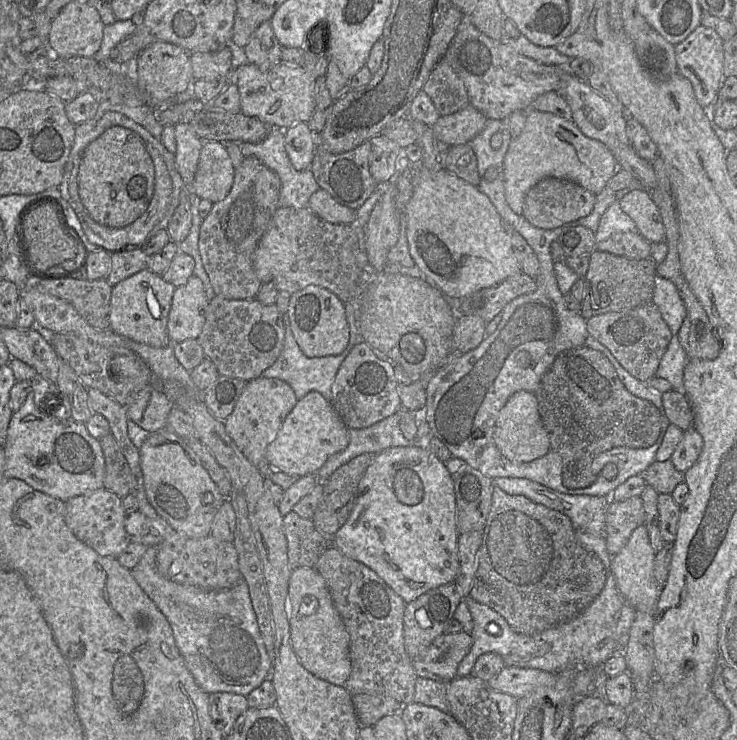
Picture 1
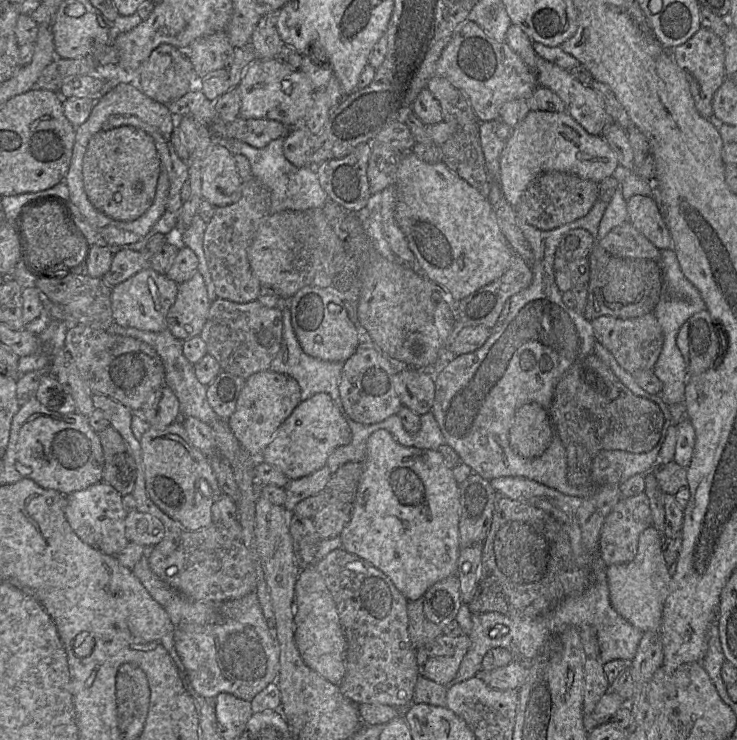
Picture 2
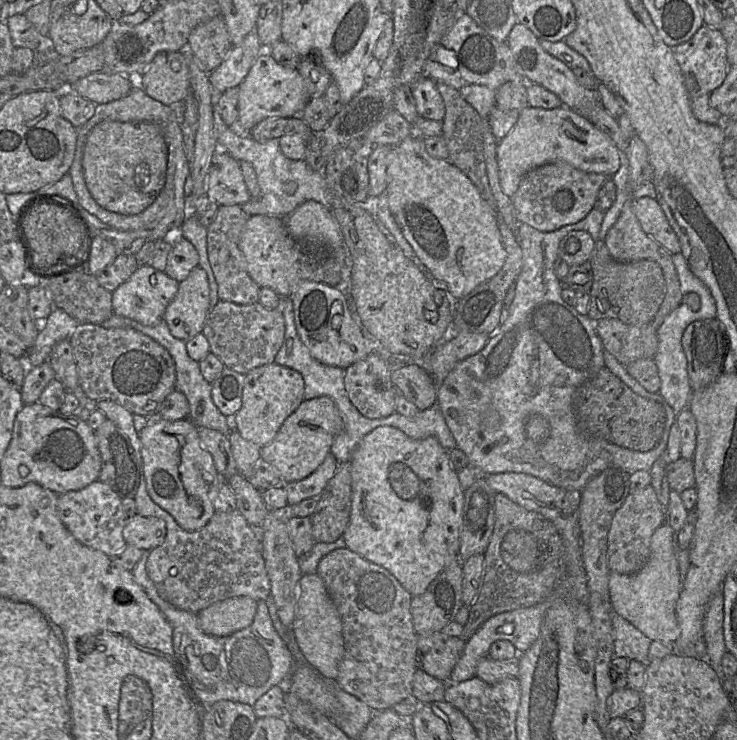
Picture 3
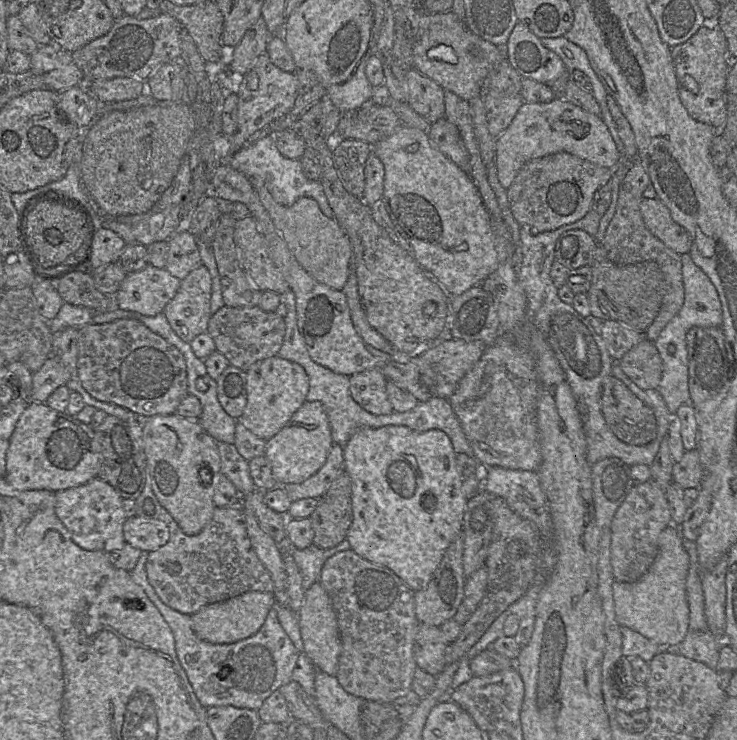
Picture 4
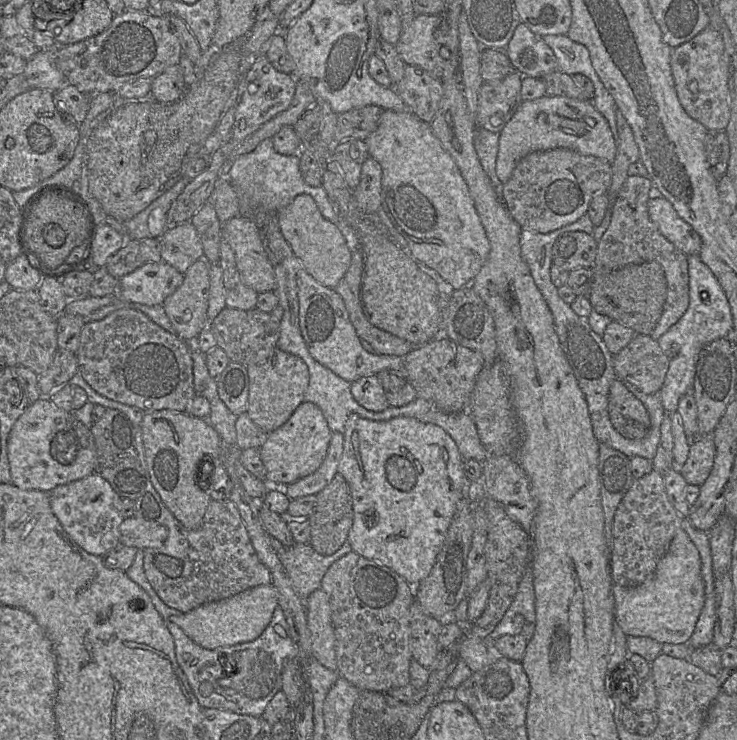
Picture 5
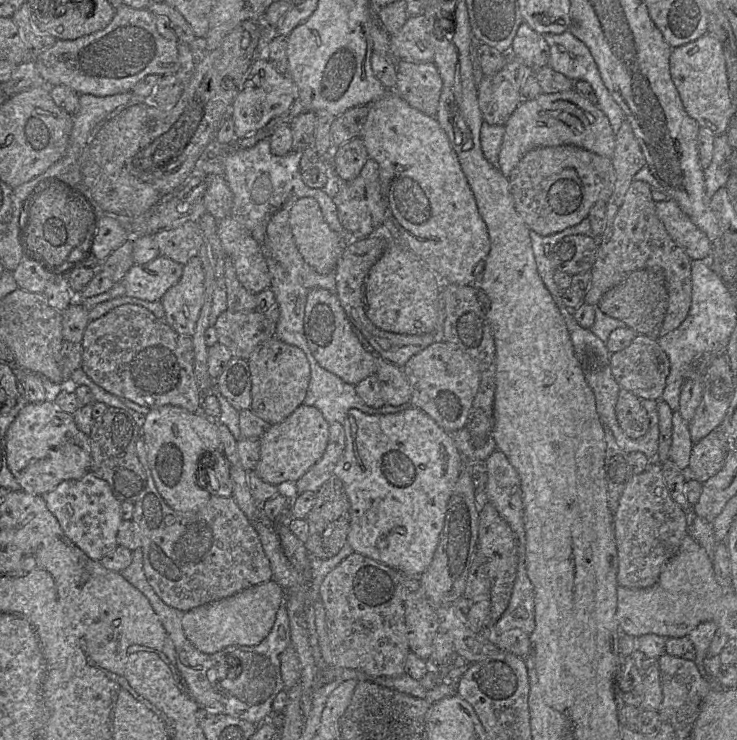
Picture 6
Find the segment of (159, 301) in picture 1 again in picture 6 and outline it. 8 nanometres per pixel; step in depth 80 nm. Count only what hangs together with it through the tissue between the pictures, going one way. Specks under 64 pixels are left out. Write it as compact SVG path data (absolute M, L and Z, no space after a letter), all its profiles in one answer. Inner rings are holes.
M162 255L144 264L134 264L120 283L125 287L125 296L145 301L159 301L165 292L175 285L182 275L182 264Z

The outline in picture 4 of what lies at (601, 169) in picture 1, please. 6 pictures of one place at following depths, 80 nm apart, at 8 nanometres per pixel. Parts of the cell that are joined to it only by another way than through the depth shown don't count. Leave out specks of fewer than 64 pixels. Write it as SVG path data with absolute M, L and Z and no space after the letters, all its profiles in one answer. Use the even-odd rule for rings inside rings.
M558 98L547 103L524 101L510 125L495 140L495 164L501 186L507 190L528 161L558 152L566 152L609 169L613 169L622 158L600 116Z

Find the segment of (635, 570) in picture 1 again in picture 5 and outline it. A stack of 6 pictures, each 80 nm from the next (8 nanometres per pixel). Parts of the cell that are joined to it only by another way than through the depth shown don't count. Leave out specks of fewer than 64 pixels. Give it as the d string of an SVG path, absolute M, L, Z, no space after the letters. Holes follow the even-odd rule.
M678 529L653 575L635 588L613 586L615 621L626 637L648 637L659 643L689 643L705 604L701 560L685 530Z

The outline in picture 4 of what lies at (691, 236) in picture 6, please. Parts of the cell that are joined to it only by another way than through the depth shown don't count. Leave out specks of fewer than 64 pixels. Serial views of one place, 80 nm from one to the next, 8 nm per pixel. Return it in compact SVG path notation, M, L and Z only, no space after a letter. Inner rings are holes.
M643 197L639 207L645 226L655 237L680 255L689 253L692 245L689 233L671 218L661 200Z

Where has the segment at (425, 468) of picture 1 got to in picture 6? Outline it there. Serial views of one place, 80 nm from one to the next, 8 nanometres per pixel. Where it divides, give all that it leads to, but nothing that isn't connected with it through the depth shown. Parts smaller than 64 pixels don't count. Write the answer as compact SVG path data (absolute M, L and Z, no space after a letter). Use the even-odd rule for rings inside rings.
M409 406L400 412L370 415L350 409L343 421L345 449L334 468L350 502L347 542L354 552L372 558L409 576L420 577L430 565L444 526L448 500L465 459L450 433L428 414Z

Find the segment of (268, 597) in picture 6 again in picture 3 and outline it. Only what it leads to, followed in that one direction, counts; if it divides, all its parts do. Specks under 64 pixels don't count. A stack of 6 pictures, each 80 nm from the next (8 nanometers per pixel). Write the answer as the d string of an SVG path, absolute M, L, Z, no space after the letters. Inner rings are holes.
M250 597L225 599L201 610L197 615L198 624L208 635L228 636L251 625L257 607L258 601Z

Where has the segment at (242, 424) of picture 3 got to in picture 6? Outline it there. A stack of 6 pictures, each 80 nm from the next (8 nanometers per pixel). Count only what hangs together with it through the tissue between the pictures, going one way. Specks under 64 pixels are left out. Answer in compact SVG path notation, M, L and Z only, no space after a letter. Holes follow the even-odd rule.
M276 336L259 344L248 358L251 374L250 410L271 425L286 419L304 404L310 383L311 369L305 353Z

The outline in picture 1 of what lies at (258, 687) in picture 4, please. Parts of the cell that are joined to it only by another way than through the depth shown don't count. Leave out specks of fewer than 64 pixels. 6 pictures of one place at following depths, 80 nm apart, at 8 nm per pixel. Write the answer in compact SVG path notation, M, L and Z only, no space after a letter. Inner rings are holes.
M149 546L131 574L143 591L156 604L168 620L176 646L197 684L208 694L230 692L247 696L266 679L270 679L272 658L262 639L246 581L241 579L233 587L205 590L196 586L174 582L157 569L158 546Z

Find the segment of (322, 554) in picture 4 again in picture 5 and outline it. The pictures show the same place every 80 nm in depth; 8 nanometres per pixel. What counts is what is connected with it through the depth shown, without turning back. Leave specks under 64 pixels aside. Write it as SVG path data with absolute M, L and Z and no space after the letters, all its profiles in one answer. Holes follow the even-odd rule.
M272 538L272 546L284 566L296 594L305 600L313 591L321 588L321 581L328 568L336 560L352 551L346 541L332 555L321 555L308 544L286 546Z

